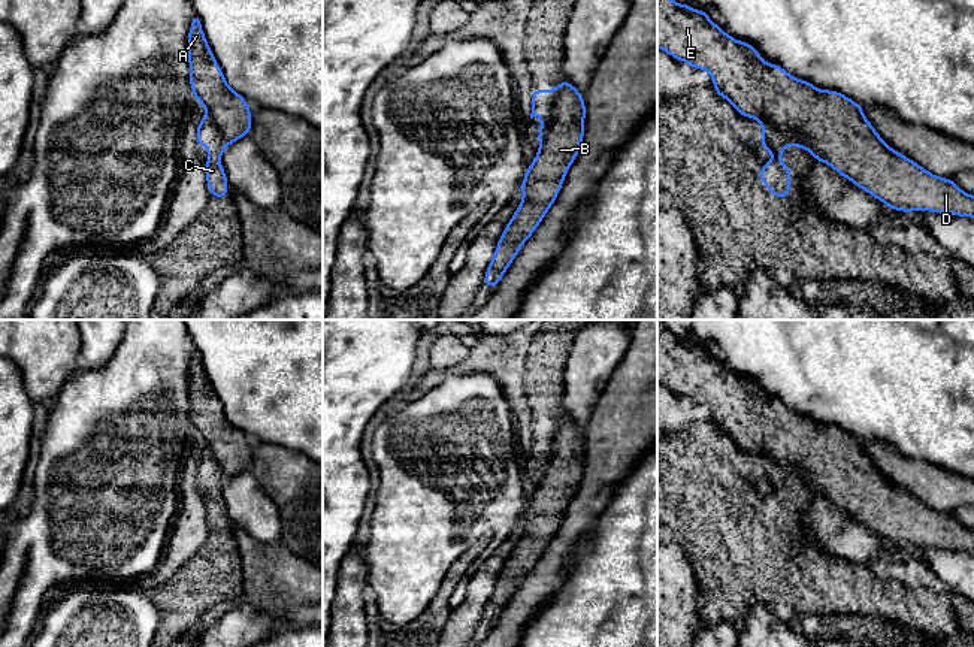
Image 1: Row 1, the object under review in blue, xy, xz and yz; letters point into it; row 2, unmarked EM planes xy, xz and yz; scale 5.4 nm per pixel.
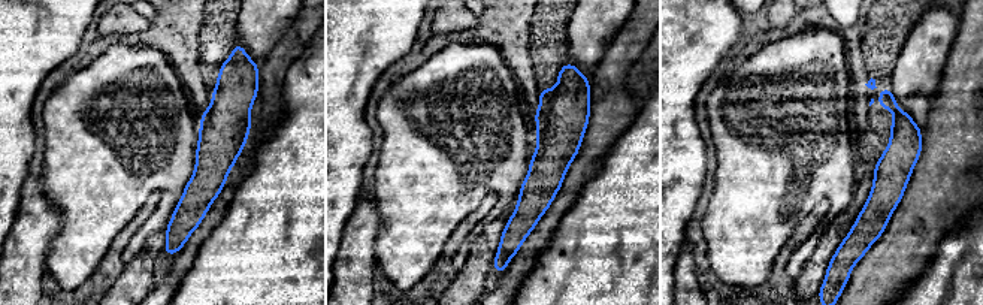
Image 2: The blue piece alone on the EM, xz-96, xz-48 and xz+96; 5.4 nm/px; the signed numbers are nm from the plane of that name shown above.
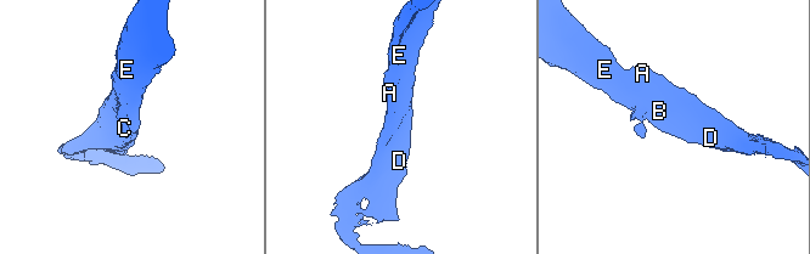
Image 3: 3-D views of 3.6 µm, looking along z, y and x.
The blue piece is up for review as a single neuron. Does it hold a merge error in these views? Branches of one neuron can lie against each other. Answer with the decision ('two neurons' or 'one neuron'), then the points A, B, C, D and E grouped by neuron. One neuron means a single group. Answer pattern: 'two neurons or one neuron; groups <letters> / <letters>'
two neurons; groups A B D E / C

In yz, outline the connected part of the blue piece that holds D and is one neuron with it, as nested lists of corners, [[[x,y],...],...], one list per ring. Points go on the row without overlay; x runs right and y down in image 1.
[[[657,320],[657,383],[693,403],[708,405],[716,429],[730,436],[741,451],[769,457],[787,471],[790,481],[807,484],[817,498],[829,499],[889,544],[974,553],[974,530],[890,483],[865,453],[865,441],[835,424],[820,426],[778,399],[768,399],[753,380],[730,372],[714,359],[707,345],[693,345],[689,338],[678,339],[668,332],[663,320]]]

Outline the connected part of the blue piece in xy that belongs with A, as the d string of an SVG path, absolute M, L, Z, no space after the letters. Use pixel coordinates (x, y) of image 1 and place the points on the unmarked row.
M197 353L190 360L187 377L193 432L202 438L206 450L232 480L249 469L252 450L248 436L226 417Z

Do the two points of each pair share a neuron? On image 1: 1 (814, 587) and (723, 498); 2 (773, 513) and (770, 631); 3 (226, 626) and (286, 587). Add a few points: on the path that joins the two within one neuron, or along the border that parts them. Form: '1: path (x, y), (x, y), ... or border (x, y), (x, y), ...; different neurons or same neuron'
1: path (791, 573), (740, 522); same neuron
2: border (768, 604), (755, 602), (740, 625); different neurons
3: path (241, 626), (248, 623), (271, 602); same neuron

